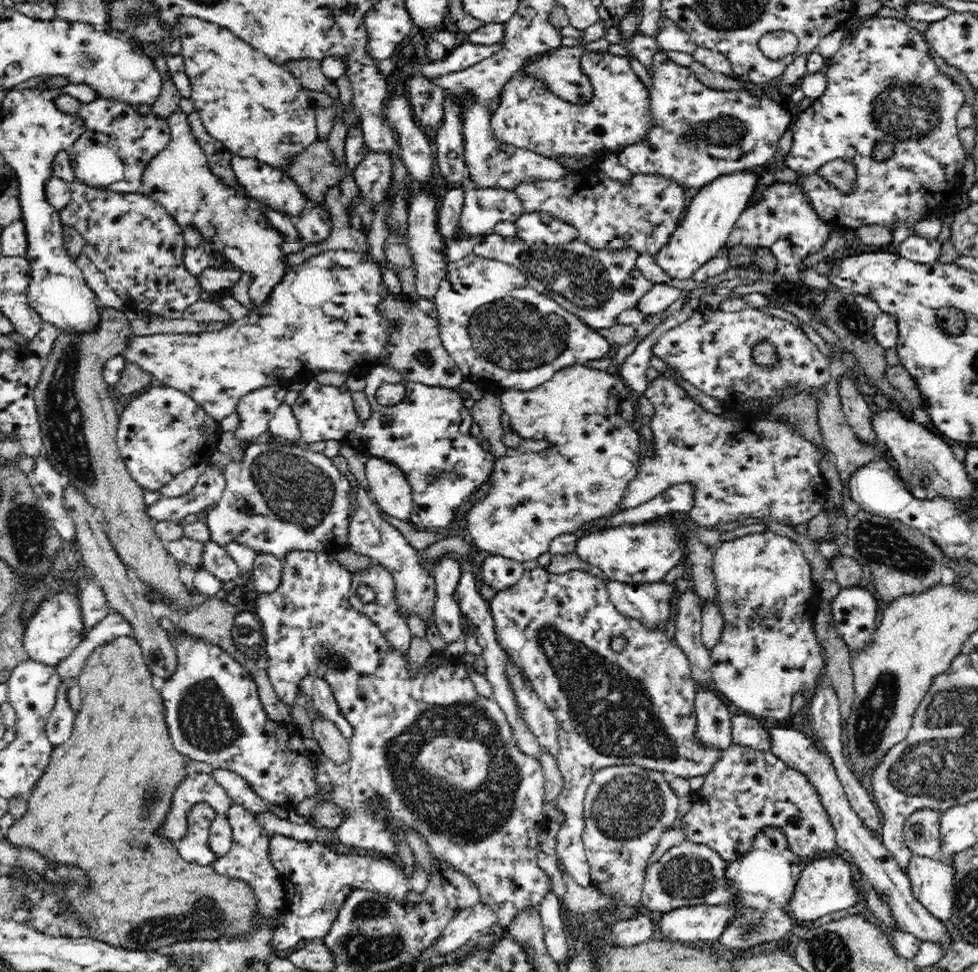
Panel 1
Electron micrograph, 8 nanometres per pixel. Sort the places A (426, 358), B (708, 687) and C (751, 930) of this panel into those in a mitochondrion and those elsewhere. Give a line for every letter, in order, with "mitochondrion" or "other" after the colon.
A: mitochondrion
B: other
C: mitochondrion

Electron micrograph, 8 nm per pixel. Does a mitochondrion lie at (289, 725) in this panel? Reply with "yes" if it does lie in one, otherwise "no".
no

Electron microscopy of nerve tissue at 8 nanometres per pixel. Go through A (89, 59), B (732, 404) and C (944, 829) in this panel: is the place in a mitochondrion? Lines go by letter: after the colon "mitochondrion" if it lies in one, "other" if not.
A: mitochondrion
B: other
C: other

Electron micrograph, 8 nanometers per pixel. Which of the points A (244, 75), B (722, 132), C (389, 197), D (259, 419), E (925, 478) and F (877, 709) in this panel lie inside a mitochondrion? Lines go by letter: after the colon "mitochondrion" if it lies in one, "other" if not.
A: other
B: mitochondrion
C: other
D: other
E: mitochondrion
F: mitochondrion

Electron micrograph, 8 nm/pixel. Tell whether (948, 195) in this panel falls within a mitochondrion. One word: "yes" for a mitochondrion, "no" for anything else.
no

